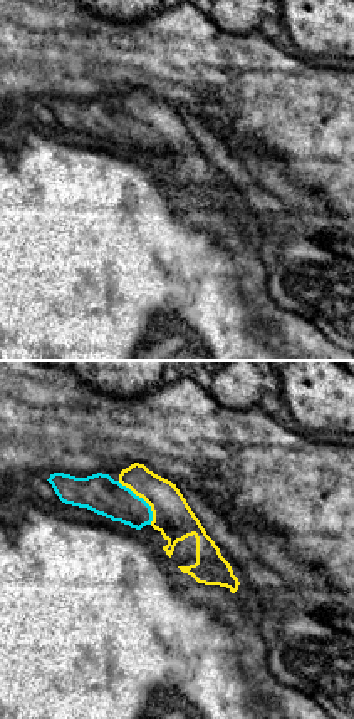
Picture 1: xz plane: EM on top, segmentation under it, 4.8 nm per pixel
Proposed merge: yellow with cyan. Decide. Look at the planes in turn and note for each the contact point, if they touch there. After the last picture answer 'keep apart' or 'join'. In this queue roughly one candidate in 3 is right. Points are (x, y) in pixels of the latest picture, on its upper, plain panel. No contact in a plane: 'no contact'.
(143, 123)

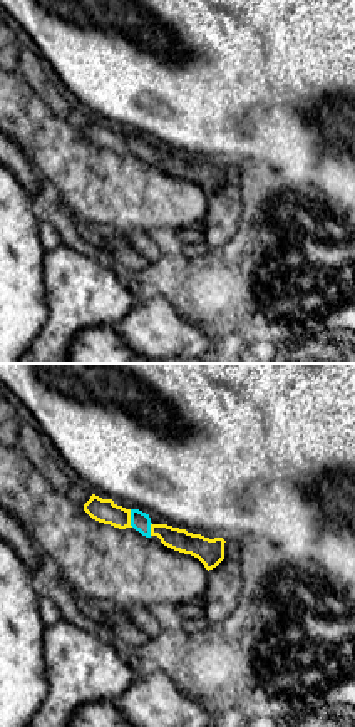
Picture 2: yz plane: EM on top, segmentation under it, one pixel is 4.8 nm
(129, 143)

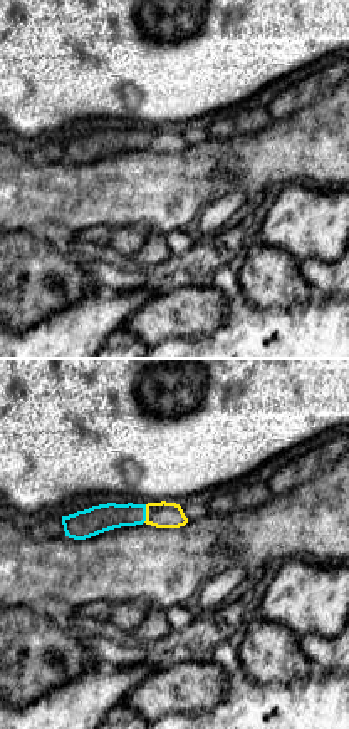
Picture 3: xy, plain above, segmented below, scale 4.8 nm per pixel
(146, 138)

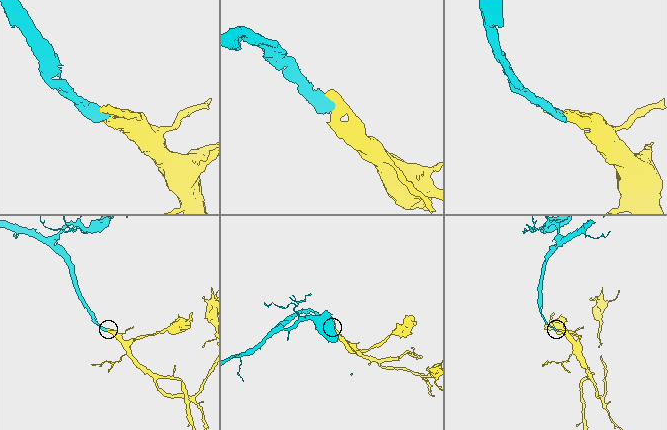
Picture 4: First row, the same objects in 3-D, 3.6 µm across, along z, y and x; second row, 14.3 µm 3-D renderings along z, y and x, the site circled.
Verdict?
join

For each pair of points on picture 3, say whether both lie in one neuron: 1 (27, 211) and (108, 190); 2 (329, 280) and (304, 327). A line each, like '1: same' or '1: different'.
1: same
2: different

